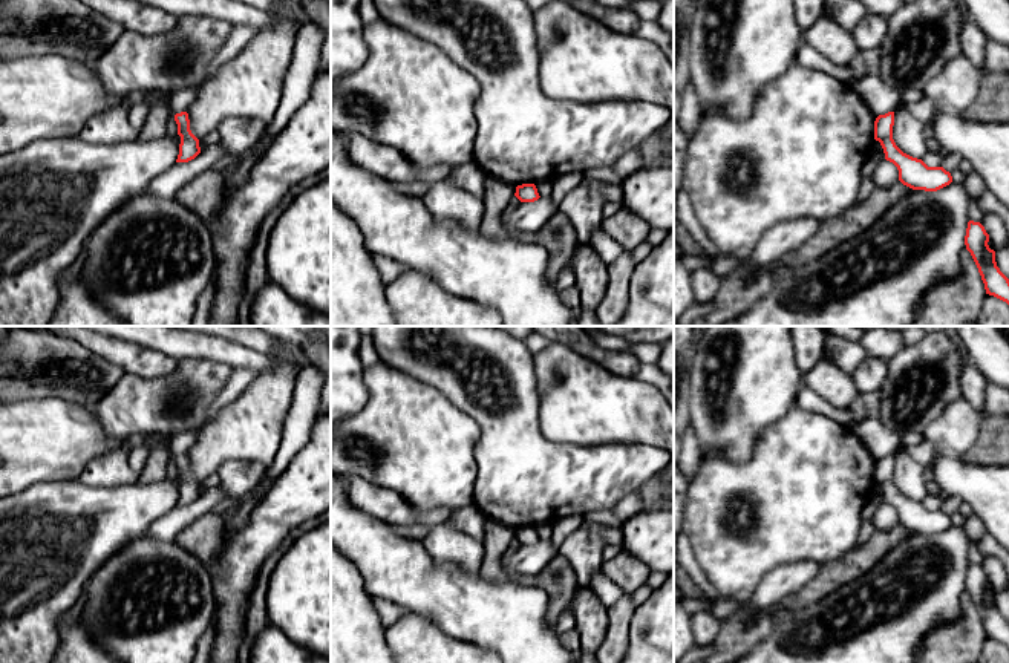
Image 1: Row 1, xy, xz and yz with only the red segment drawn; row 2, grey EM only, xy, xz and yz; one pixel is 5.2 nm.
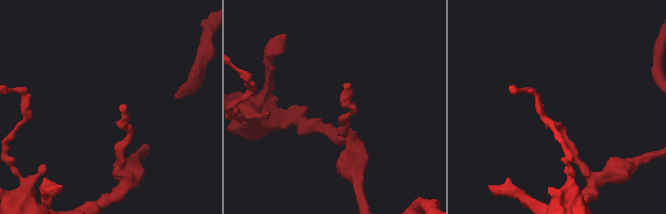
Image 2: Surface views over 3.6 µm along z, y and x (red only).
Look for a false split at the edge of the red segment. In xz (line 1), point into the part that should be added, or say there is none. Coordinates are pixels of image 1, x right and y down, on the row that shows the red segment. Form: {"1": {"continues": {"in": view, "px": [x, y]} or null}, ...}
{"1": {"continues": null}}

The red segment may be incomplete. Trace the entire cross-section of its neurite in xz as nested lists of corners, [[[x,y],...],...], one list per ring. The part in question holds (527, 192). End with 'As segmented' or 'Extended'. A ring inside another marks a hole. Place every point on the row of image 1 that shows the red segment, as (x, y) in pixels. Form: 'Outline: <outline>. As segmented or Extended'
Outline: [[[534,184],[518,185],[514,196],[521,202],[534,202],[540,198]]]. As segmented

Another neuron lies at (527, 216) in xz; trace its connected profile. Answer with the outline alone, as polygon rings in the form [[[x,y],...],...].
[[[547,196],[534,202],[521,202],[513,208],[507,205],[501,220],[521,233],[537,233],[557,211],[559,207]]]

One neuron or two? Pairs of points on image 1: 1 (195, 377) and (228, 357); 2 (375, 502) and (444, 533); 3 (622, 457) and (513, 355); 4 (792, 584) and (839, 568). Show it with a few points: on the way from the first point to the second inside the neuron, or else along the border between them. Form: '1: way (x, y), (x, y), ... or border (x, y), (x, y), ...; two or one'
1: border (184, 357), (210, 359), (222, 362), (233, 369); two
2: border (447, 519), (434, 527); two
3: way (579, 460), (555, 460), (522, 427), (519, 398); one
4: border (821, 565), (801, 588), (786, 599); two

